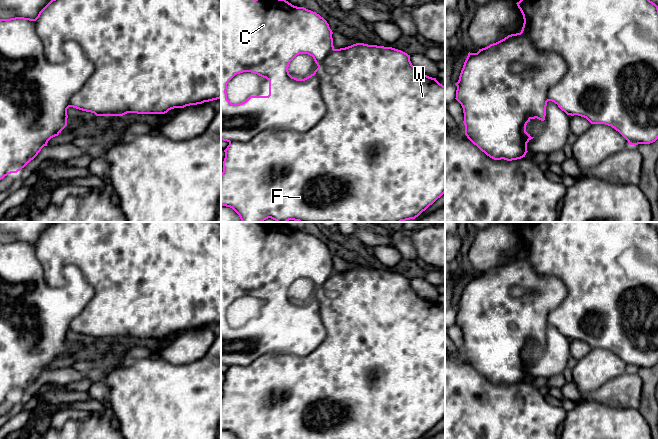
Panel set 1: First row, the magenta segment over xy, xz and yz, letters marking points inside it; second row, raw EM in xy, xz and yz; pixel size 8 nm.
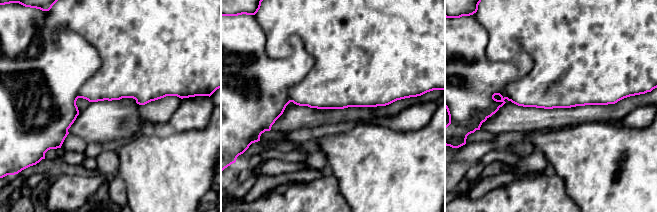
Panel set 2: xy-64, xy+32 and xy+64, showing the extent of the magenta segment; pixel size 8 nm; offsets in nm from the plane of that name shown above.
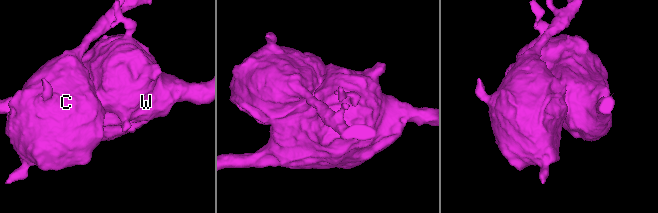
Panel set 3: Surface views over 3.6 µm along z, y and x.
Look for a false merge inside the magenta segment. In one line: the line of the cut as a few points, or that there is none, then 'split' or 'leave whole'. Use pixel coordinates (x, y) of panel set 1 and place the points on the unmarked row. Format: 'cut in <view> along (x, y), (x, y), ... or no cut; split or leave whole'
no cut; leave whole

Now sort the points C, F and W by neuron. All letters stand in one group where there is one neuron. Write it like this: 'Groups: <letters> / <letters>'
Groups: C F W

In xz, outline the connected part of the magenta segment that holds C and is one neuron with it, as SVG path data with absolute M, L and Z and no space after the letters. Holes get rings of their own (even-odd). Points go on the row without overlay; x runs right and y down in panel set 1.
M221 222L221 364L229 367L224 374L225 382L221 397L221 430L232 432L238 439L420 439L445 417L445 310L436 302L418 296L410 285L410 279L401 274L364 267L335 273L332 258L329 248L323 241L304 231L294 230L284 222ZM299 278L312 280L318 290L313 298L304 303L292 301L288 295L290 286ZM243 296L251 296L266 302L269 305L269 319L250 320L242 327L232 328L227 323L227 308L235 299Z

